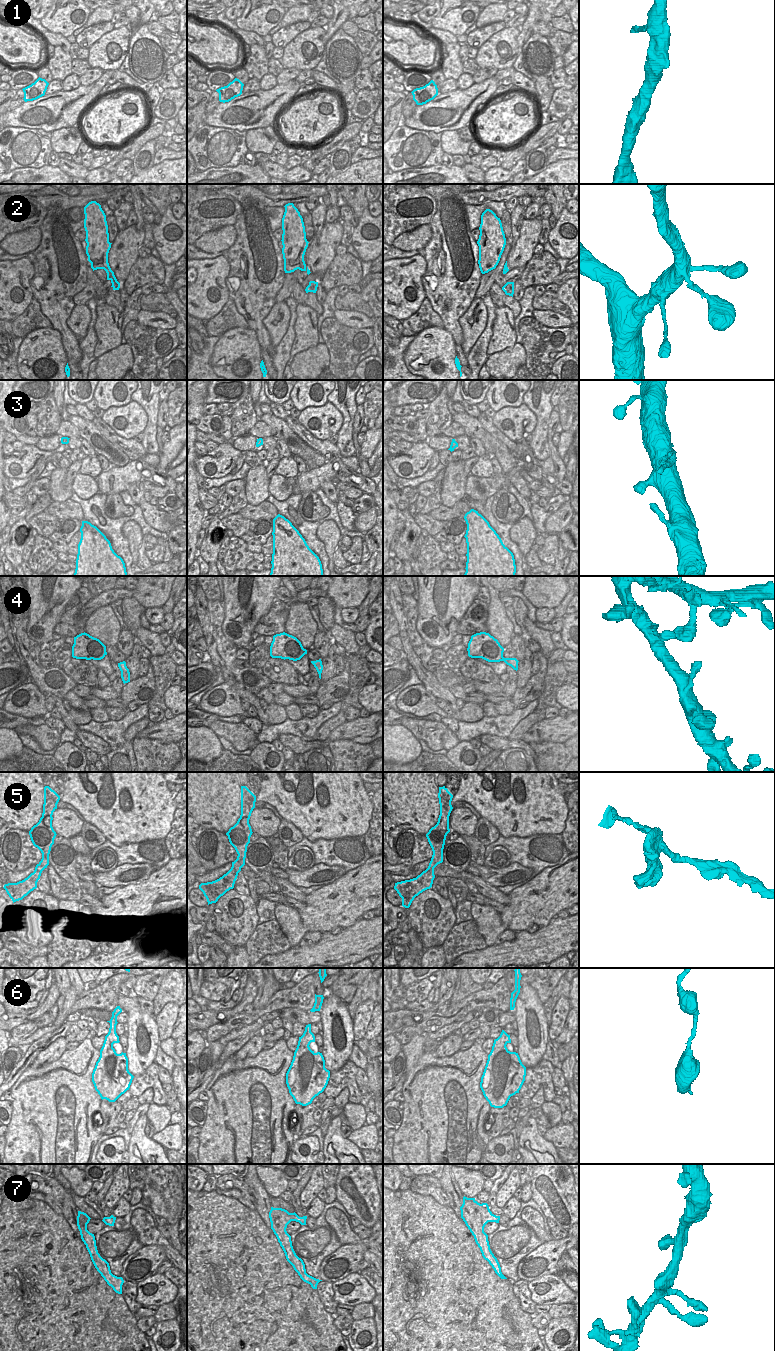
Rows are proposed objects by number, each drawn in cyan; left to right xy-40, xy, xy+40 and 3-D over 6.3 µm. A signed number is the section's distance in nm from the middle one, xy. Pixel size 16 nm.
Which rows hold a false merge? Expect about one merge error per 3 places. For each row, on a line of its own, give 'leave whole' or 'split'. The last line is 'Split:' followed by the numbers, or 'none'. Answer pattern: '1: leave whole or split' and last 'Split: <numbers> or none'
1: leave whole
2: leave whole
3: split
4: leave whole
5: leave whole
6: leave whole
7: leave whole
Split: 3

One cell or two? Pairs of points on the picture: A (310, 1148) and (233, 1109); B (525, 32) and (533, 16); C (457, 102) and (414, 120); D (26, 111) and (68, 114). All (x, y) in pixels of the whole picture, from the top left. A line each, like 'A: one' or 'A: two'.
A: two
B: one
C: one
D: one

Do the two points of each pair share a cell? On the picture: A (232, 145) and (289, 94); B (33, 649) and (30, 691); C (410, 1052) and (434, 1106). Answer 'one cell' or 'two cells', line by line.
A: two cells
B: two cells
C: one cell

